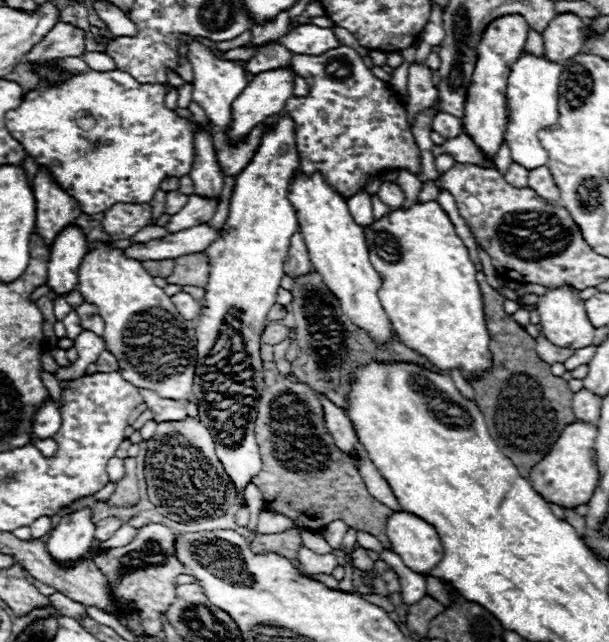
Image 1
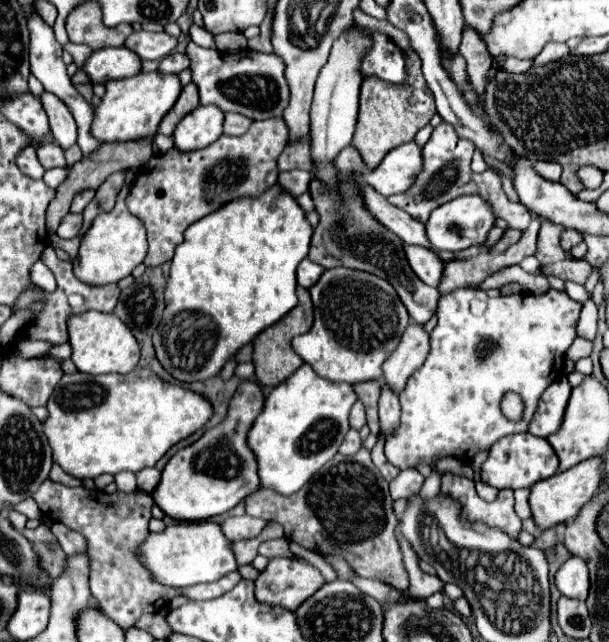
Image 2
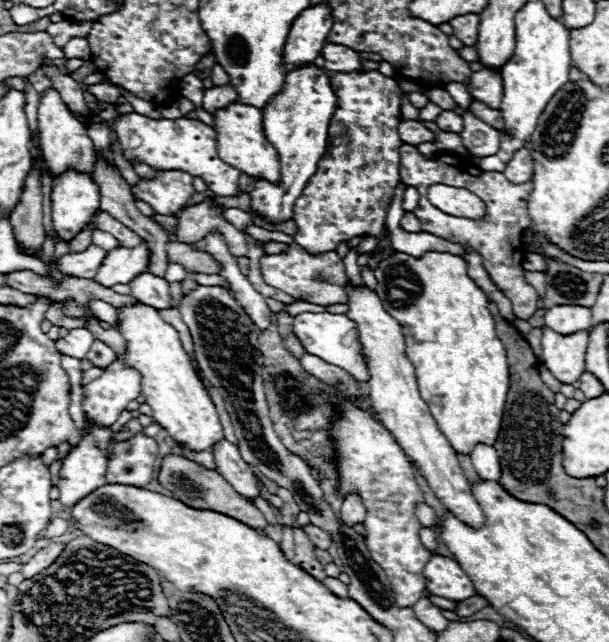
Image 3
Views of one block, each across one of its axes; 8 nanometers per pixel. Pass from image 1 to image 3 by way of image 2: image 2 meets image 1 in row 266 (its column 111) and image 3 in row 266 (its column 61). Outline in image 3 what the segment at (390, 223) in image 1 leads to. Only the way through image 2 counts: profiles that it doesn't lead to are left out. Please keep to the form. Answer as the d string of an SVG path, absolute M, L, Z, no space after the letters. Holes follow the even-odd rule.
M396 252L374 272L378 280L378 296L386 312L398 320L406 338L406 356L416 370L420 396L444 432L454 452L470 456L476 444L494 446L510 386L508 360L502 358L502 342L496 336L494 320L488 310L484 292L466 272L466 262L448 252L426 252L422 258Z

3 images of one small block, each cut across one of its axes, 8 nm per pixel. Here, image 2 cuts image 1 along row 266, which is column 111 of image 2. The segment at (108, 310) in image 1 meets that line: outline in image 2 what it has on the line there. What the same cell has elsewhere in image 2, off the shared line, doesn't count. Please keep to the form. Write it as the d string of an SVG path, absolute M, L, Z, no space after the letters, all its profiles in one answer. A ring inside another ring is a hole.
M142 72L140 76L108 80L106 94L94 108L94 122L90 134L100 142L130 142L144 140L158 132L158 126L166 112L174 106L180 96L180 82L174 74L158 76L156 72Z

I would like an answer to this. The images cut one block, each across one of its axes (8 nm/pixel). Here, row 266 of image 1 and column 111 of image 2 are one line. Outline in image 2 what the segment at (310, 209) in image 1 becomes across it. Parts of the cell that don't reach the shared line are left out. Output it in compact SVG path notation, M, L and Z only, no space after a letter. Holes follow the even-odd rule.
M88 310L68 318L68 342L72 346L72 362L86 374L128 374L140 360L140 346L134 334L114 314Z

